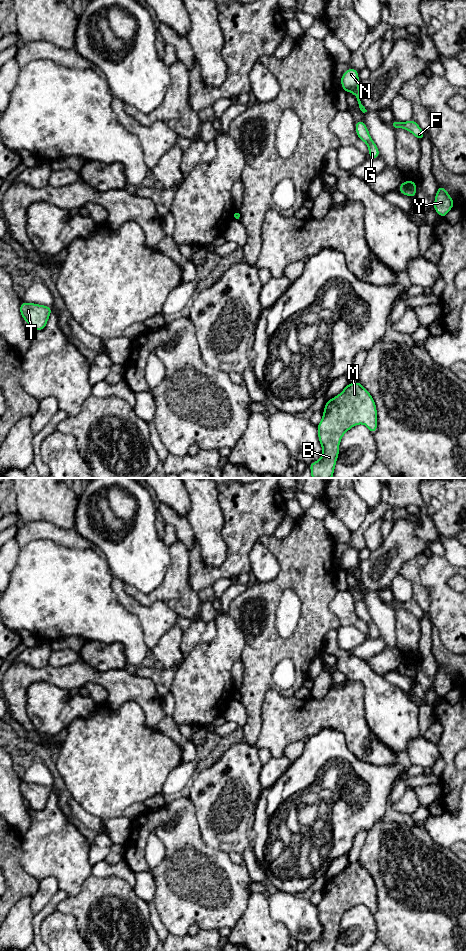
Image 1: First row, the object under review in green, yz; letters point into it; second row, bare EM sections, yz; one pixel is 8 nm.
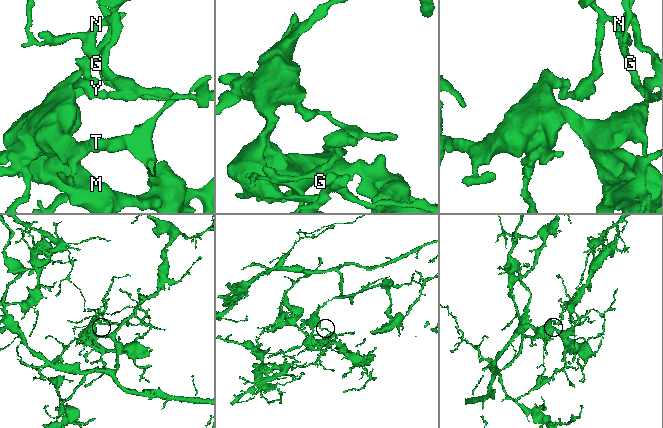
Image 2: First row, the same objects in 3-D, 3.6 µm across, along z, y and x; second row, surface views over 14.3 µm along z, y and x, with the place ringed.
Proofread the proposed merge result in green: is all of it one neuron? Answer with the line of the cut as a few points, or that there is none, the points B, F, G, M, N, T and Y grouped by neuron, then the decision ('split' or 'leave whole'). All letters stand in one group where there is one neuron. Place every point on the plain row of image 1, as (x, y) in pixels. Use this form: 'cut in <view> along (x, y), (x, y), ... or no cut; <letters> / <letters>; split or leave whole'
cut in yz along (236, 691), (233, 698); B F M T Y / G N; split

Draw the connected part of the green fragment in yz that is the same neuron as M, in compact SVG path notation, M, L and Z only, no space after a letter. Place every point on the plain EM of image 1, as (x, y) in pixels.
M359 861L349 863L339 875L327 880L323 890L323 897L317 905L322 934L318 941L309 945L311 951L334 951L339 936L341 918L349 909L358 904L366 905L373 914L377 911L377 888L374 879Z

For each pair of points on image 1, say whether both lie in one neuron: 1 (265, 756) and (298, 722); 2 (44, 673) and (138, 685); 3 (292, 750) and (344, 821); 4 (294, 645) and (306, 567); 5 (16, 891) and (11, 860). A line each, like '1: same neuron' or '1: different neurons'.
1: different neurons
2: same neuron
3: different neurons
4: same neuron
5: same neuron

